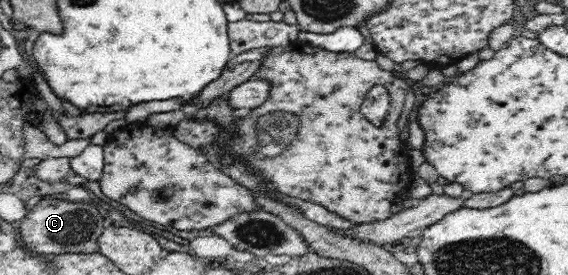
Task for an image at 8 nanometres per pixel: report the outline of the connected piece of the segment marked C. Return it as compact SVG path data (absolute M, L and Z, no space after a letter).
M60 199L40 201L20 221L20 237L26 249L34 251L38 255L50 255L50 253L92 253L98 251L99 235L104 231L102 223L105 216L92 202L71 202Z

